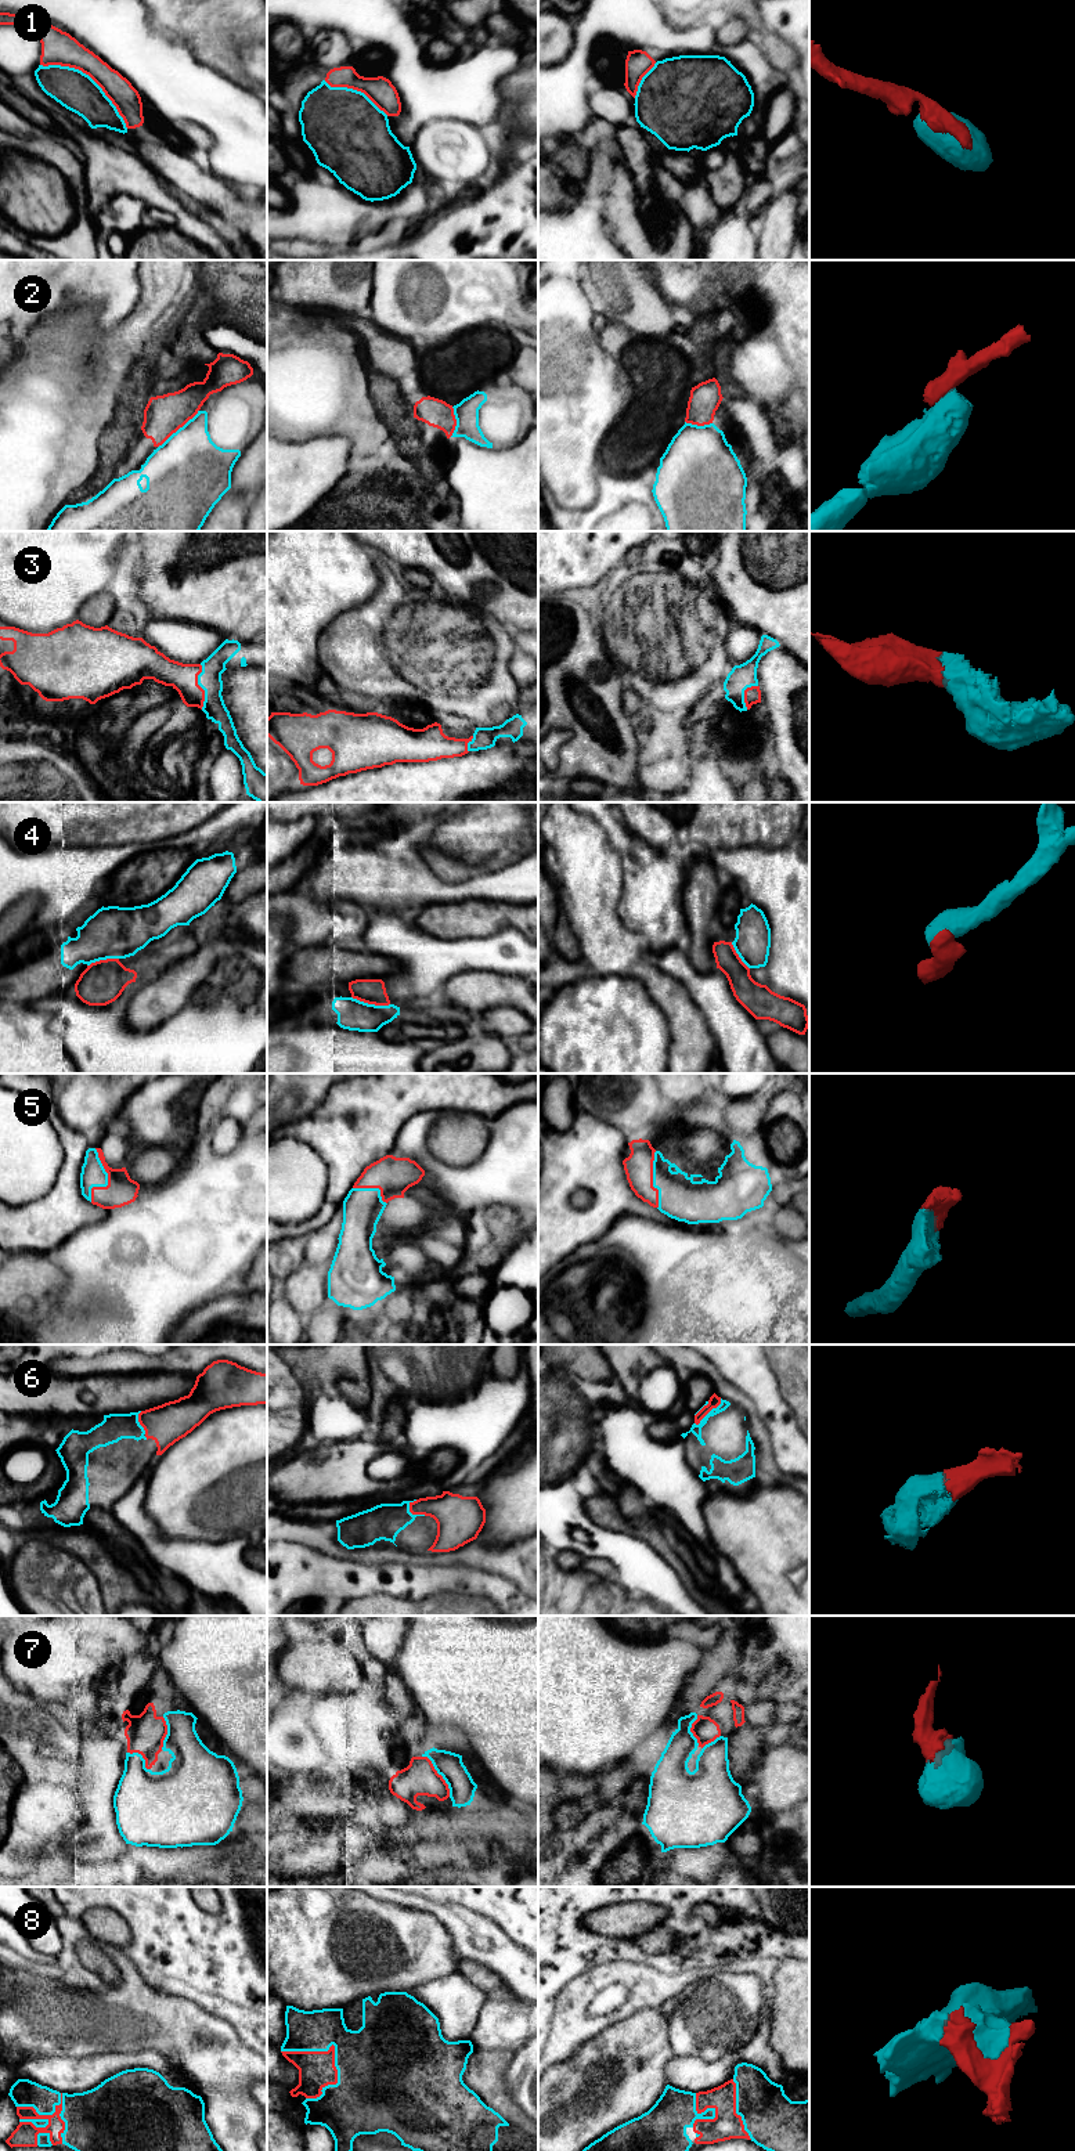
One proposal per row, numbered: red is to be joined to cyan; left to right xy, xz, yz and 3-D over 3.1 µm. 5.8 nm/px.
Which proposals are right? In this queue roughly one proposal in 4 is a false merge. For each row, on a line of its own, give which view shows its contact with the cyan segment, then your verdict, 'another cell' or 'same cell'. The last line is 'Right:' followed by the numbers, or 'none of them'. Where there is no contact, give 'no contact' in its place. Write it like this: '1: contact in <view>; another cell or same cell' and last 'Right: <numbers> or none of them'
1: contact in xy; same cell
2: contact in xy; another cell
3: contact in xy; same cell
4: contact in xz; another cell
5: contact in xy; same cell
6: contact in yz; same cell
7: contact in xz; same cell
8: contact in xz; same cell
Right: 1, 3, 5, 6, 7, 8

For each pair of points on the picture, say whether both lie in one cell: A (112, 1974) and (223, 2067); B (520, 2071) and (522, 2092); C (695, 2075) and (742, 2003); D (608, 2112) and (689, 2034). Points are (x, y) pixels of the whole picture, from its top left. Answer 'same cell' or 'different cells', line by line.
A: different cells
B: same cell
C: different cells
D: different cells

